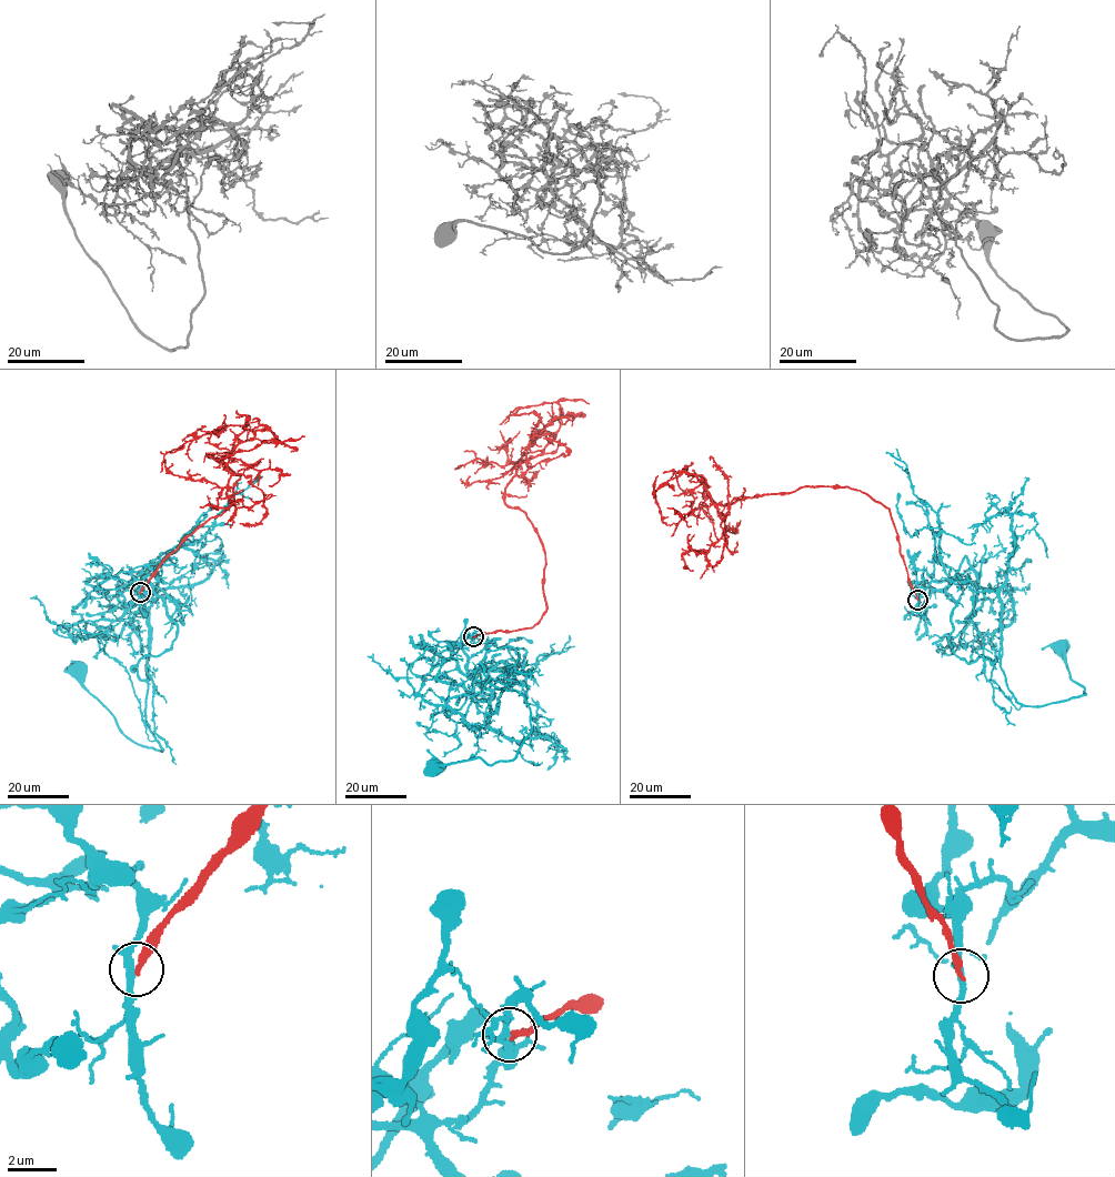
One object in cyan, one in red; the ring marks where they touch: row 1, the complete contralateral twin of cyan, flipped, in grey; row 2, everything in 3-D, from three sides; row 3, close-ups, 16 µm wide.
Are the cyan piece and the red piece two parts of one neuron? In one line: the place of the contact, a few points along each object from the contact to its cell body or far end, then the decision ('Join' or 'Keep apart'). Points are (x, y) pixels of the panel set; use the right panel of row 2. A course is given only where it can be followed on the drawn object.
Place: (917, 600). Course of cyan: (917, 600), (917, 589), (958, 577), (995, 593), (1001, 666), (1014, 698), (1026, 706), (1085, 693), (1058, 647). Course of red: (917, 600), (889, 510), (859, 490), (802, 486), (725, 505), (682, 472), (654, 493), (661, 519), (676, 523). Keep apart

